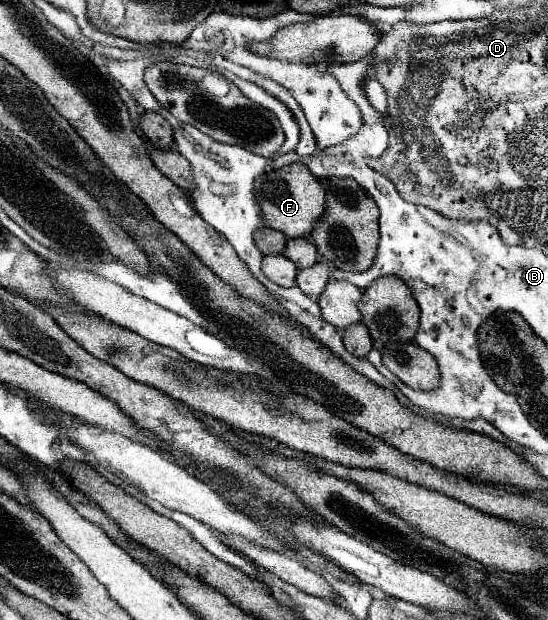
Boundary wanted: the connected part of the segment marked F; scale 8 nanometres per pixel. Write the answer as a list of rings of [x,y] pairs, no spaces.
[[[293,163],[279,171],[261,175],[255,183],[255,191],[265,225],[285,233],[289,239],[309,237],[315,223],[325,213],[325,187],[317,177],[313,177],[313,173],[303,163]]]

